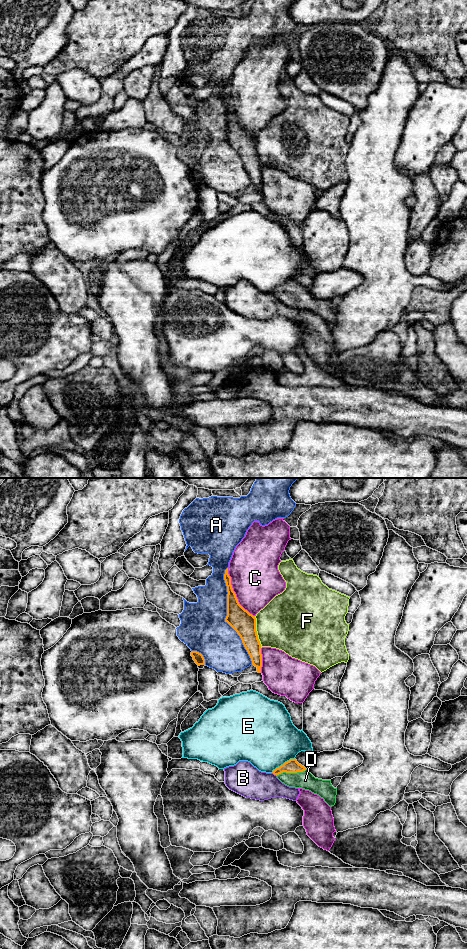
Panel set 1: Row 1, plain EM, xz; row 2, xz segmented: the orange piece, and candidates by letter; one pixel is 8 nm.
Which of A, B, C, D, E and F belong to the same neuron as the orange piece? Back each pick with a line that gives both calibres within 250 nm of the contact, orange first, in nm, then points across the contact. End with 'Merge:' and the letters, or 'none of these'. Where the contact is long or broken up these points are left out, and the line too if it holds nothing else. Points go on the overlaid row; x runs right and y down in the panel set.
D: 110/140 nm | across xz (292, 766), (291, 772), (305, 780)
Merge: D

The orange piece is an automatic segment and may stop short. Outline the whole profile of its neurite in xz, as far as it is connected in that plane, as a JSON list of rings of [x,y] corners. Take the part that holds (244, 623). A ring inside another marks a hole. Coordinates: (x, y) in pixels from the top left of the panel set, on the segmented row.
[[[228,568],[225,570],[224,580],[227,586],[227,622],[240,636],[242,643],[247,650],[252,665],[261,673],[262,654],[261,644],[256,631],[256,618],[245,610],[238,602],[235,592],[231,585],[231,577]]]

